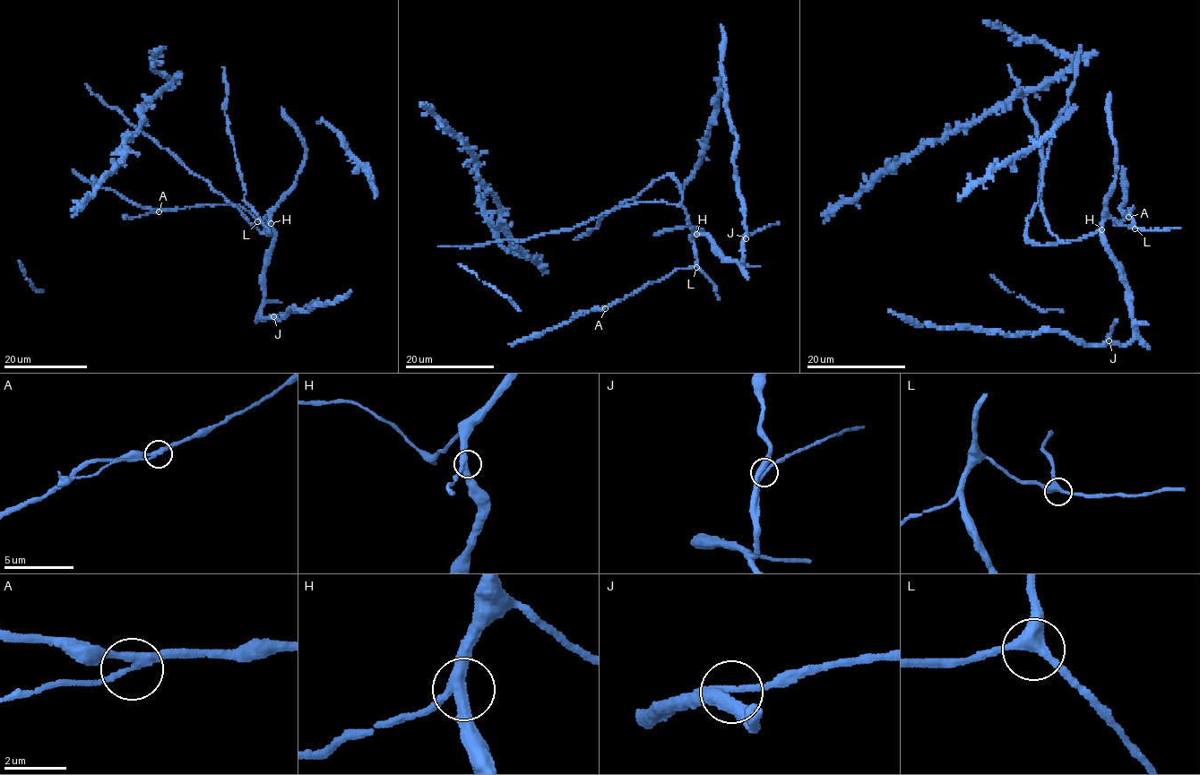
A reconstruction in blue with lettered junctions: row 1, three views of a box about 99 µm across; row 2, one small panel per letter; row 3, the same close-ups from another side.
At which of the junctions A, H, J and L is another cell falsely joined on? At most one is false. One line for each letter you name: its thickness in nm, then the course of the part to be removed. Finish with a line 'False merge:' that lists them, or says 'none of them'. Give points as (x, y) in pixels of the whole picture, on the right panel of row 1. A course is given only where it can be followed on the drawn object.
False merge: none of them

